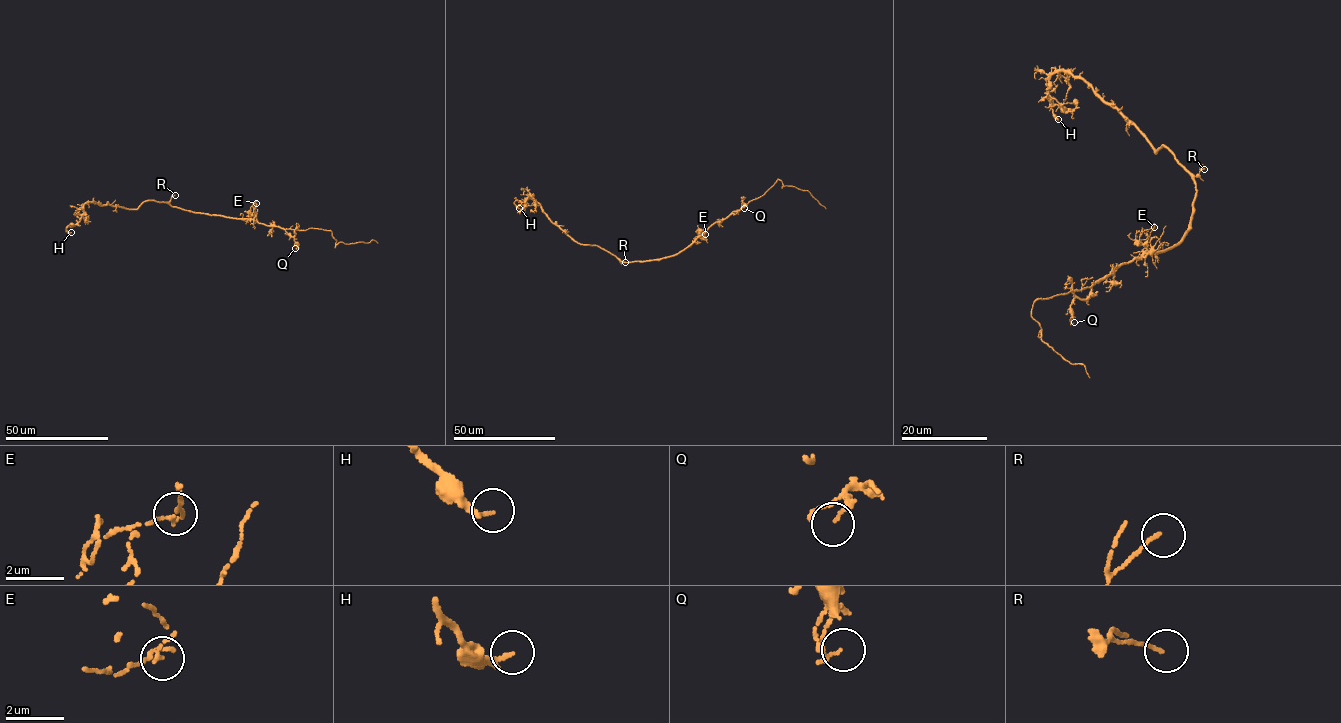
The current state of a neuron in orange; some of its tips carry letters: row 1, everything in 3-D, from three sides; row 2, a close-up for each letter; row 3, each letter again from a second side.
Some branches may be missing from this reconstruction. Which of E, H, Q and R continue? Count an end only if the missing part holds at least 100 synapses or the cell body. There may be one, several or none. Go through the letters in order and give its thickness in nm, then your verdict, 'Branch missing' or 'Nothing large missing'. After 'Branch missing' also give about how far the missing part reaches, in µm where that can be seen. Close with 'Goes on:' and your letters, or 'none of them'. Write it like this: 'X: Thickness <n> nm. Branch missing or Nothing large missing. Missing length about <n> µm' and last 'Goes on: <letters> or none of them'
E: Thickness 100 nm. Nothing large missing
H: Thickness 190 nm. Nothing large missing
Q: Thickness 130 nm. Nothing large missing
R: Thickness 100 nm. Nothing large missing
Goes on: none of them

